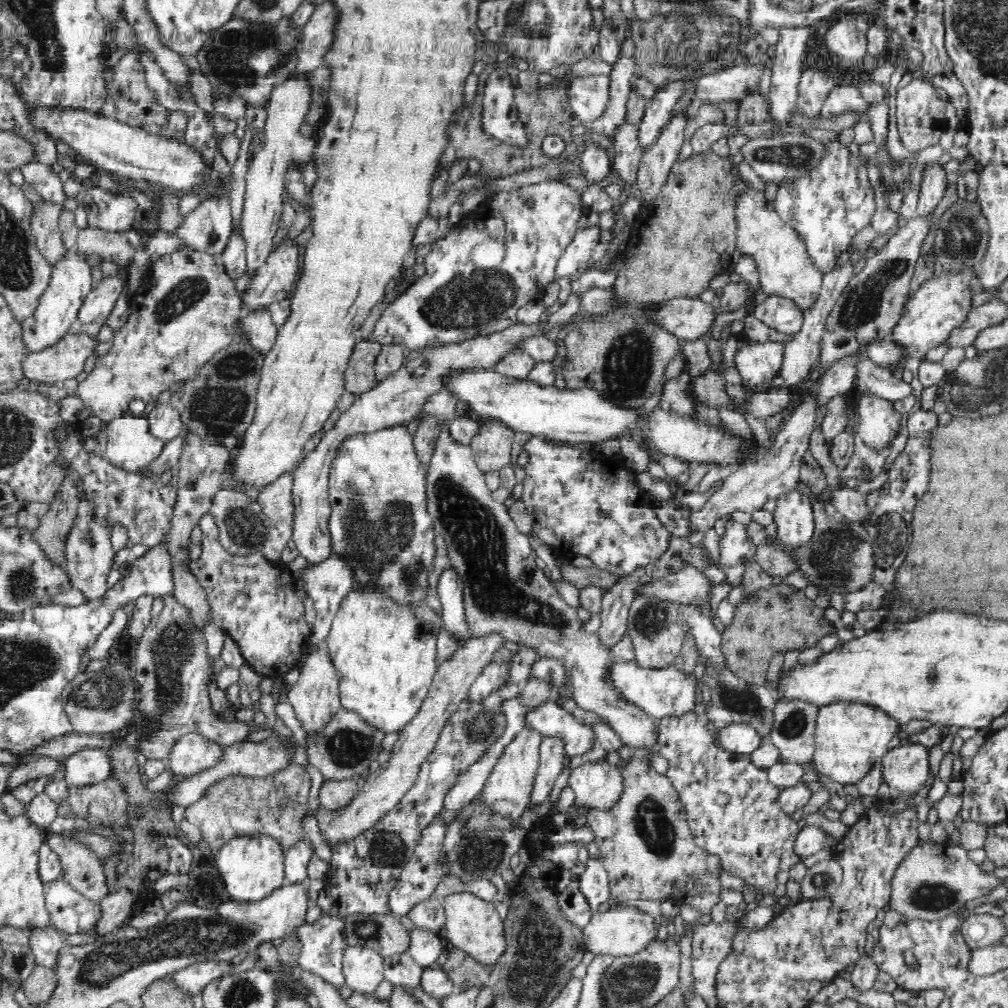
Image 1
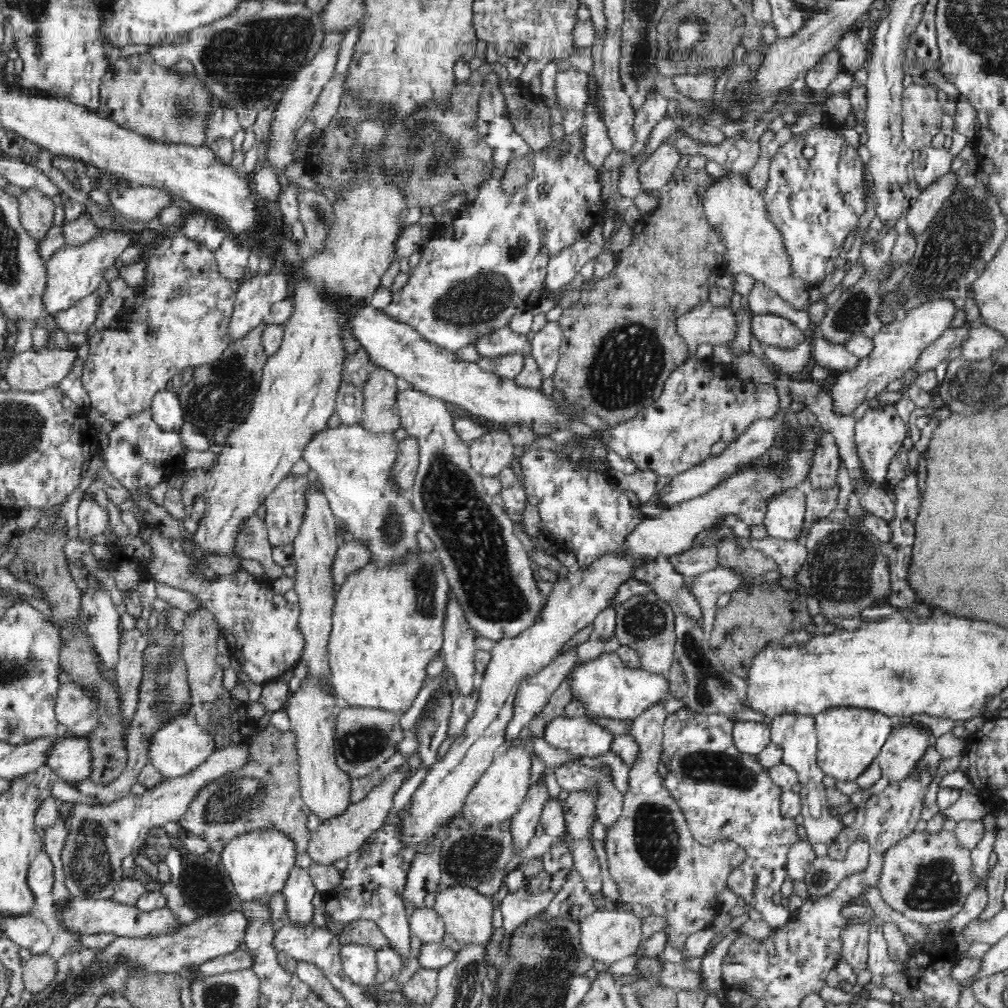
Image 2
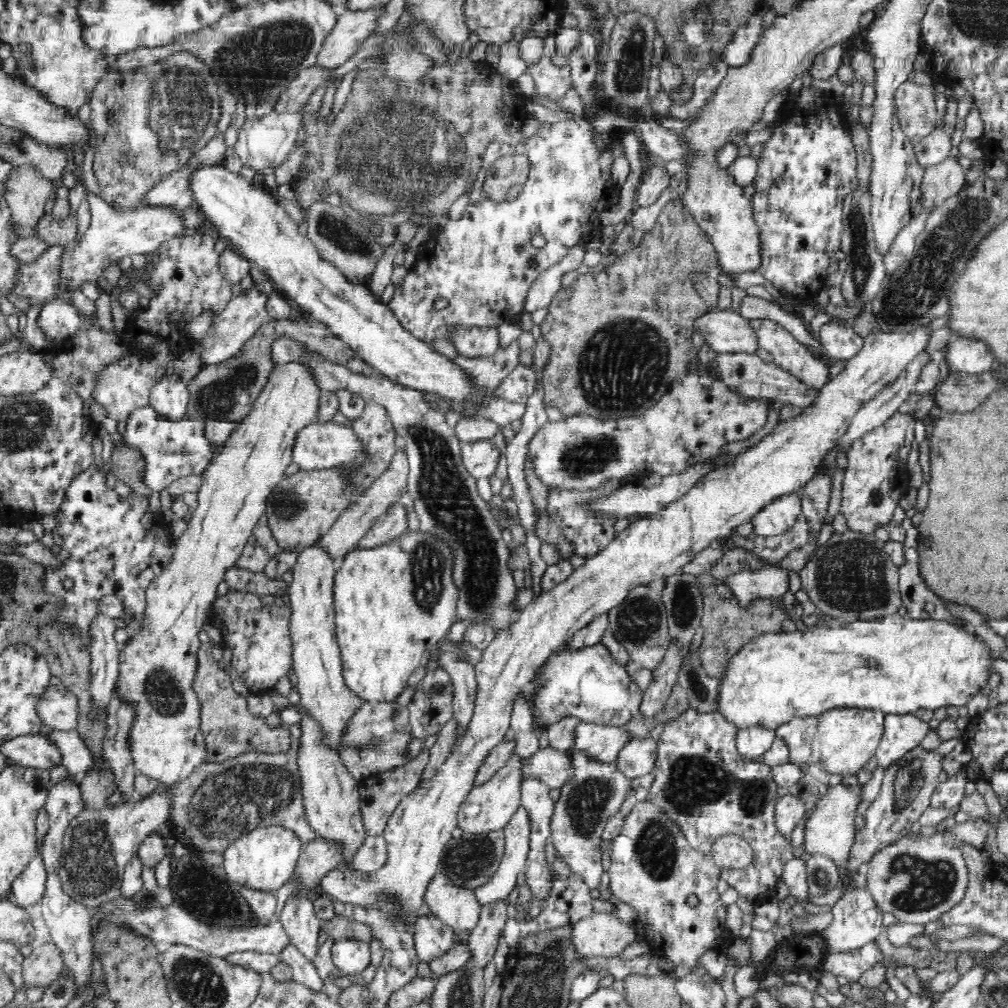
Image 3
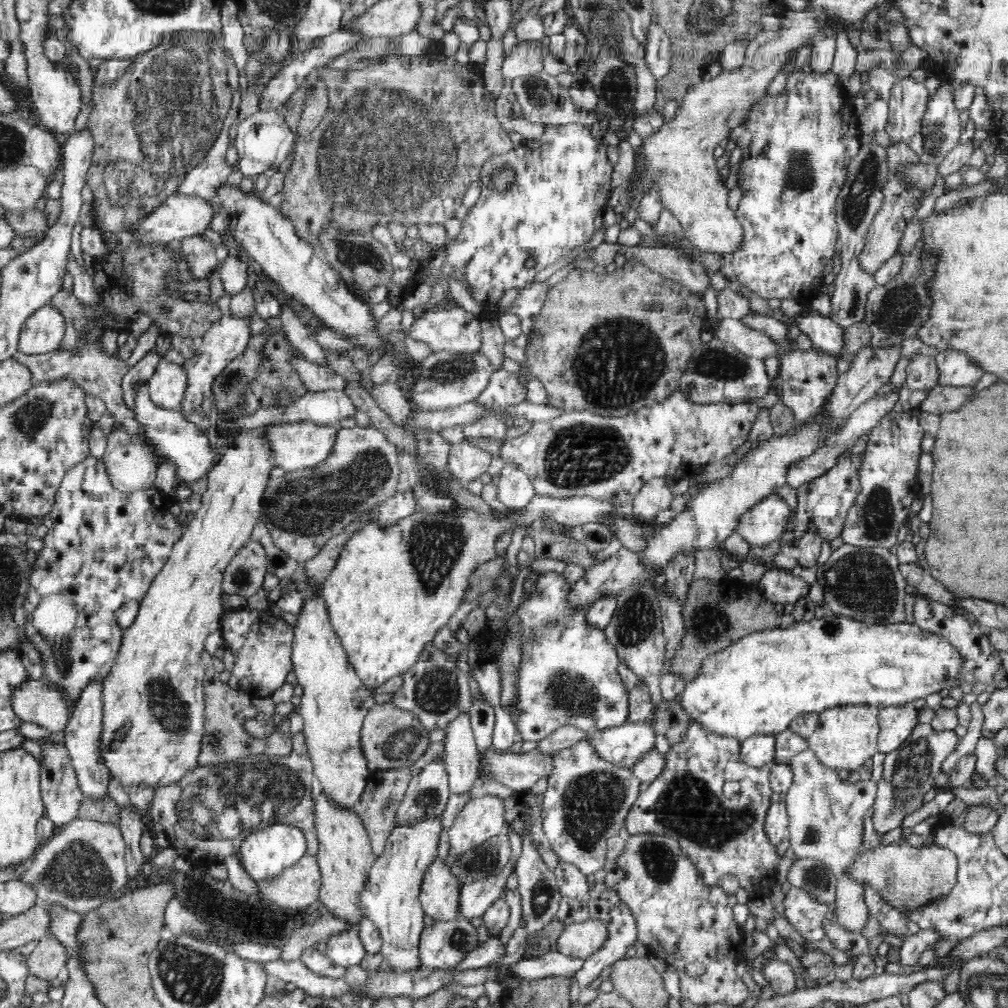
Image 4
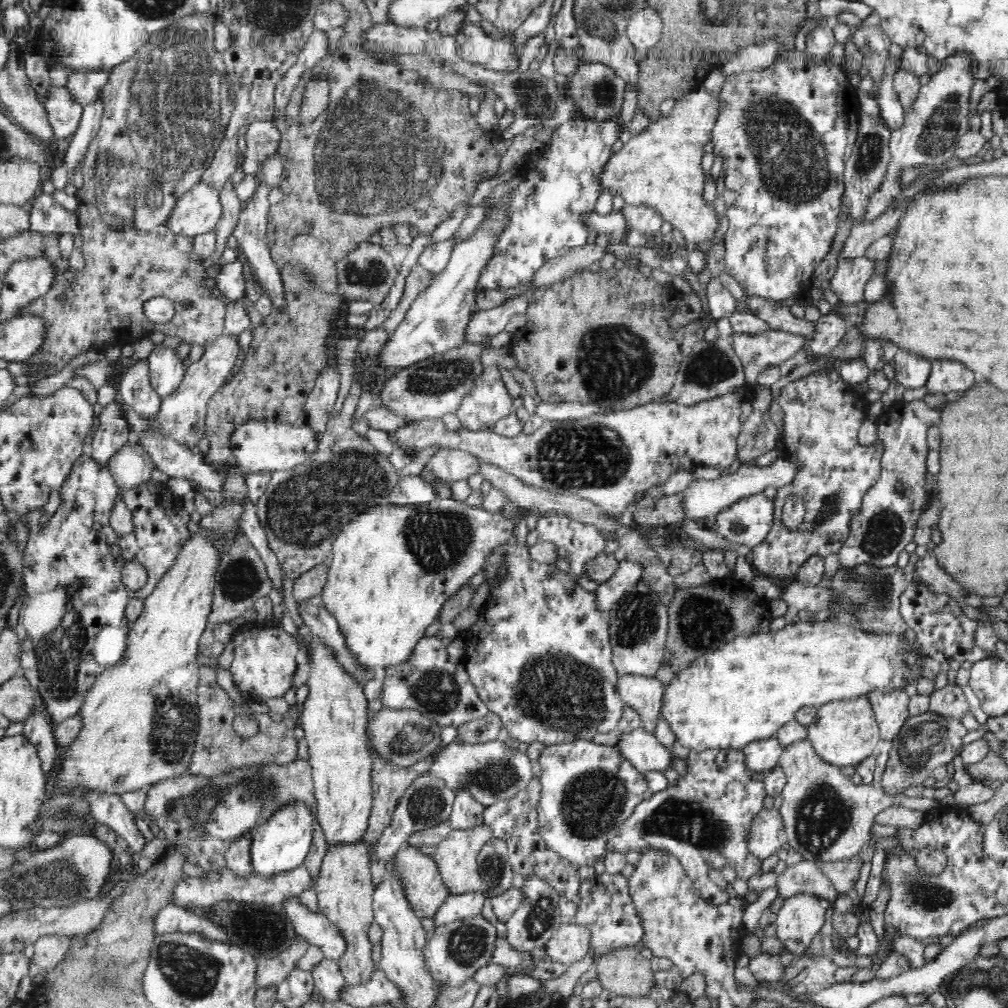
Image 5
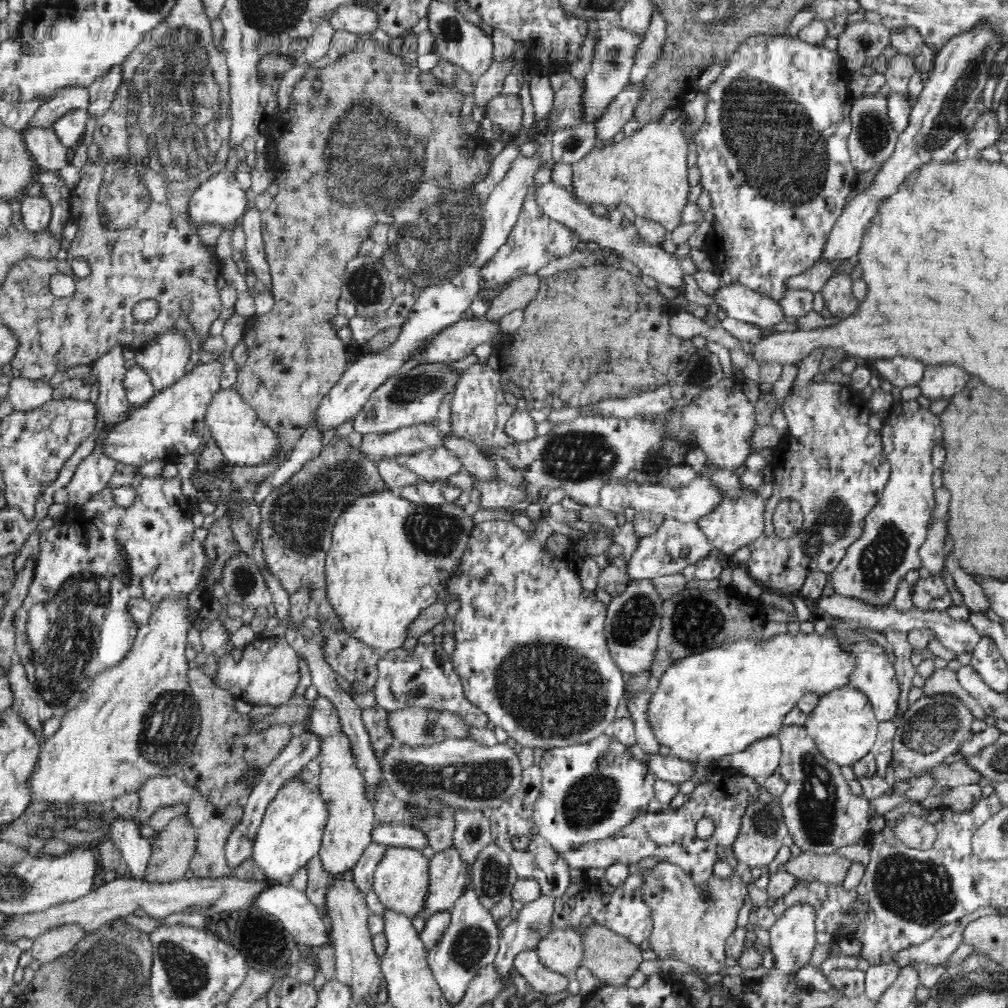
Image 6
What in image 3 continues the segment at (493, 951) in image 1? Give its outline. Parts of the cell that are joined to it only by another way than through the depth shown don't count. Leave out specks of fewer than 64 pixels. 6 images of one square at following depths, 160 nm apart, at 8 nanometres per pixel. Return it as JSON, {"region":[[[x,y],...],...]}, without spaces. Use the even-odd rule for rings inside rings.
{"region":[[[437,874],[427,887],[424,896],[432,916],[446,923],[456,935],[463,938],[478,926],[482,904],[477,900],[475,890],[464,889]]]}

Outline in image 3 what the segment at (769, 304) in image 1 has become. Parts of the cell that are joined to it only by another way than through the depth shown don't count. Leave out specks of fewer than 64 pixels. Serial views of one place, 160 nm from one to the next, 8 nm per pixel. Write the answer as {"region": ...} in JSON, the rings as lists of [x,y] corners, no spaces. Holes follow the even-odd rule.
{"region":[[[752,319],[749,325],[757,335],[759,346],[767,350],[775,364],[817,390],[829,381],[825,360],[814,356],[809,347],[798,342],[780,323]]]}

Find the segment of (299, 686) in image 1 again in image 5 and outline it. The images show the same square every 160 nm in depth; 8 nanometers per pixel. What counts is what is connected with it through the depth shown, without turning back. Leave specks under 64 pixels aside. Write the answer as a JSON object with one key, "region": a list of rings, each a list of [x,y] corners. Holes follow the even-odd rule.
{"region":[[[364,840],[358,842],[330,843],[326,856],[318,870],[316,895],[318,895],[319,912],[332,924],[338,926],[348,943],[346,954],[338,961],[346,985],[364,984],[370,980],[378,965],[371,958],[371,942],[367,932],[374,922],[372,896],[374,891],[371,872],[371,850]]]}

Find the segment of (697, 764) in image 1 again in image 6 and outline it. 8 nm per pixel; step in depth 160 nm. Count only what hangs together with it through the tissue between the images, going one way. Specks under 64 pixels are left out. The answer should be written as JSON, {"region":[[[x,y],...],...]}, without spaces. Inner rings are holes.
{"region":[[[709,766],[704,780],[694,786],[692,794],[684,800],[680,808],[670,805],[662,806],[656,812],[643,812],[634,818],[630,825],[611,838],[602,841],[590,842],[572,853],[559,855],[567,860],[571,869],[588,870],[592,868],[606,869],[615,863],[630,865],[641,859],[656,856],[660,861],[670,862],[680,866],[685,874],[698,888],[702,888],[704,901],[710,902],[712,896],[708,894],[708,880],[715,872],[718,862],[723,862],[734,853],[734,844],[739,838],[746,811],[758,802],[762,785],[738,768],[724,768],[724,766]],[[701,820],[710,820],[714,824],[712,836],[701,838],[696,826]]]}

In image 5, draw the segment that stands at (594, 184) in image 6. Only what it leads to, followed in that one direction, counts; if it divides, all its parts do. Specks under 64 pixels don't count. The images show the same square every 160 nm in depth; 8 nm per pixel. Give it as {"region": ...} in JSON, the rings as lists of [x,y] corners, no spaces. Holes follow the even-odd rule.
{"region":[[[704,84],[677,99],[667,117],[660,116],[660,120],[650,124],[644,132],[633,136],[613,154],[602,172],[603,190],[610,190],[612,194],[622,196],[624,204],[650,205],[656,208],[663,220],[672,224],[681,241],[704,244],[714,240],[716,232],[720,232],[720,216],[714,206],[704,198],[706,172],[702,166],[702,157],[704,146],[712,140],[712,130],[720,118],[721,106],[721,95],[710,93]]]}

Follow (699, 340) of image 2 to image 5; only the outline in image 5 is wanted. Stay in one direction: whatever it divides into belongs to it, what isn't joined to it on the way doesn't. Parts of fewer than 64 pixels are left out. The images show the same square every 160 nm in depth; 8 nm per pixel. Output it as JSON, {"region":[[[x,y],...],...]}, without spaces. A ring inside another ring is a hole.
{"region":[[[770,330],[760,334],[732,333],[732,342],[741,363],[745,367],[747,382],[757,386],[760,372],[788,361],[802,348],[806,348],[803,336]]]}

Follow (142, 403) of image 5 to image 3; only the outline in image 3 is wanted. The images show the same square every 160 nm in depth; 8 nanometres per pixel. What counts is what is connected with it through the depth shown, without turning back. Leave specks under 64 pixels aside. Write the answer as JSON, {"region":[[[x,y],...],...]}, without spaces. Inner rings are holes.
{"region":[[[149,404],[134,410],[126,424],[121,442],[130,450],[137,450],[143,460],[142,483],[153,492],[160,492],[189,474],[202,475],[210,464],[214,448],[204,438],[205,423],[185,418],[171,422],[159,416]]]}

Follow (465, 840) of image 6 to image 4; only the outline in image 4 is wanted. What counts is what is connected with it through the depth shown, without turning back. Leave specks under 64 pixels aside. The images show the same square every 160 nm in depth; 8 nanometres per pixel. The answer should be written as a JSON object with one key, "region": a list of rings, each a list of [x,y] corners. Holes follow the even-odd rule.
{"region":[[[460,711],[444,729],[444,759],[449,792],[463,793],[479,778],[480,754],[470,722],[470,711]]]}

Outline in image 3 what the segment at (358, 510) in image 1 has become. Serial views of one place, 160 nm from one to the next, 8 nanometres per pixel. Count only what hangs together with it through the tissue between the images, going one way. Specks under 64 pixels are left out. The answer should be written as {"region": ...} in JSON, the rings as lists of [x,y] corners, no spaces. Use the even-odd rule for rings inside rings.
{"region":[[[332,421],[317,422],[310,427],[306,426],[306,429],[297,435],[293,453],[293,462],[296,462],[304,471],[347,470],[347,476],[350,476],[351,480],[344,484],[346,497],[352,503],[363,498],[364,495],[358,494],[358,487],[355,487],[354,476],[361,473],[361,469],[366,464],[372,462],[373,455],[362,443],[362,439],[358,437],[352,426],[342,426],[342,424],[335,424]]]}

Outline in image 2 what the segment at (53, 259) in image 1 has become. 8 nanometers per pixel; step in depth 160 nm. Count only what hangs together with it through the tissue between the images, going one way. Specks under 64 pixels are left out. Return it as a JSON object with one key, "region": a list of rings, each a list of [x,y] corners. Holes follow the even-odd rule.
{"region":[[[24,189],[17,197],[22,226],[37,240],[42,241],[54,226],[54,202],[34,189]]]}

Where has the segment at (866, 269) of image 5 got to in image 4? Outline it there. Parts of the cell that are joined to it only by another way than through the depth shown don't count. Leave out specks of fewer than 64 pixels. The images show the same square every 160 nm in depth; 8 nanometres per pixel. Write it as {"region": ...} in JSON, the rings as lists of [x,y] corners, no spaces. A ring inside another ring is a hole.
{"region":[[[902,140],[893,141],[890,146],[884,148],[884,153],[886,153],[887,173],[886,180],[882,185],[882,204],[874,213],[866,238],[866,246],[864,246],[862,254],[860,254],[860,262],[872,273],[875,273],[883,262],[892,258],[896,254],[898,246],[900,246],[900,240],[902,240],[904,230],[906,230],[906,220],[902,212],[905,210],[918,210],[922,206],[923,196],[926,194],[925,190],[918,187],[918,183],[914,183],[906,175],[906,170],[909,170],[910,166],[917,166],[920,163],[918,154],[911,150],[908,143]]]}

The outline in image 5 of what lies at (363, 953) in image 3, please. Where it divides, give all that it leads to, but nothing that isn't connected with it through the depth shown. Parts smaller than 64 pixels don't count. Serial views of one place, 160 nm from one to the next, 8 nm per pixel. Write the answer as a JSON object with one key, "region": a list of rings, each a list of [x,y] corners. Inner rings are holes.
{"region":[[[300,900],[289,901],[284,908],[296,927],[296,934],[318,946],[326,959],[338,962],[346,954],[348,943],[342,931],[320,912],[311,912]]]}

